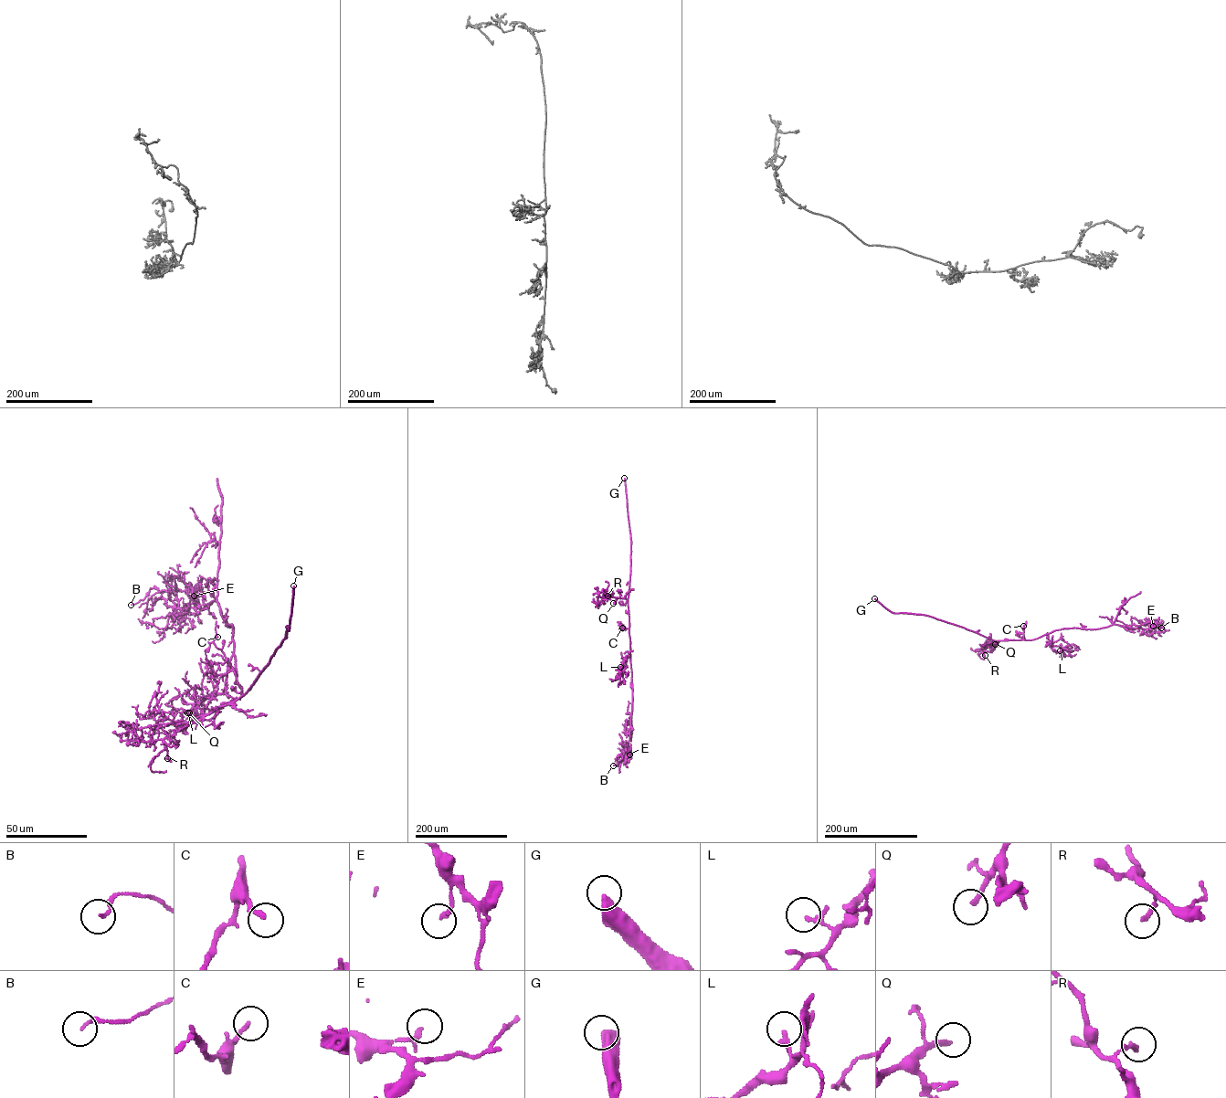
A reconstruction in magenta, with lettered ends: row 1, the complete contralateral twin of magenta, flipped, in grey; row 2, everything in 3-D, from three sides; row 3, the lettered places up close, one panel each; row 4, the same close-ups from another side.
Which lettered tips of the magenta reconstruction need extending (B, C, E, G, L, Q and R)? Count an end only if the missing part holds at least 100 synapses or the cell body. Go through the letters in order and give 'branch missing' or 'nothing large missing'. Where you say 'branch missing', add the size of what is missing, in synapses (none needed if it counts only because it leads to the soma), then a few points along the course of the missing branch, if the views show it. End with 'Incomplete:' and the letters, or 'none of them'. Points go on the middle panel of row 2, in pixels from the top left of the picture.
B: nothing large missing
C: nothing large missing
E: nothing large missing
G: branch missing | 2000 syn
L: nothing large missing
Q: branch missing | 100 syn
R: nothing large missing
Incomplete: G, Q

